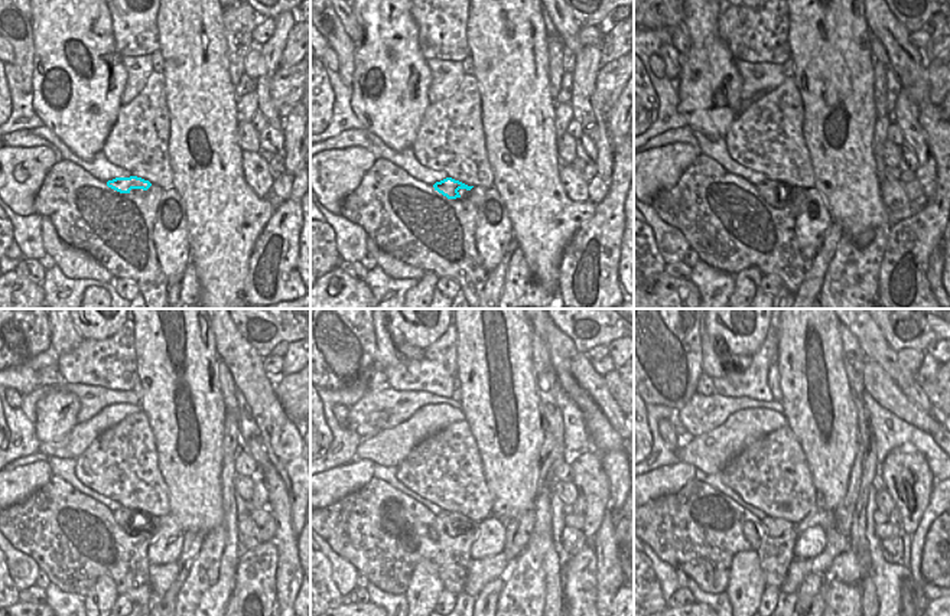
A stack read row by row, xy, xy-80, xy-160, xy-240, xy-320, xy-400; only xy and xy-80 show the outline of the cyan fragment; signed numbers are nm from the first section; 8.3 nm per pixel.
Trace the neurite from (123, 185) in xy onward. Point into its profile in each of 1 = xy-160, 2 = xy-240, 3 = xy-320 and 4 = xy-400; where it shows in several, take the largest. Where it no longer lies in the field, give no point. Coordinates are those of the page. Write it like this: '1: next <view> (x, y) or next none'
1: next xy-160 (771, 191)
2: next xy-240 (126, 518)
3: next xy-320 (454, 522)
4: next xy-400 (776, 527)

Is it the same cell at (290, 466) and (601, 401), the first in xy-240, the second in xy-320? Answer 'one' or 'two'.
two

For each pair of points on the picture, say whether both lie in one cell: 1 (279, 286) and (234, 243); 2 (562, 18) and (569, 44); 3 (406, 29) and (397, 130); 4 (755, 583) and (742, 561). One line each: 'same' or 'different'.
1: different
2: same
3: same
4: same

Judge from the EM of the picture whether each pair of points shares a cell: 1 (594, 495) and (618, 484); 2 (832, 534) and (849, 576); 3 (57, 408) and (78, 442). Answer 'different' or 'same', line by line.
1: different
2: different
3: different

